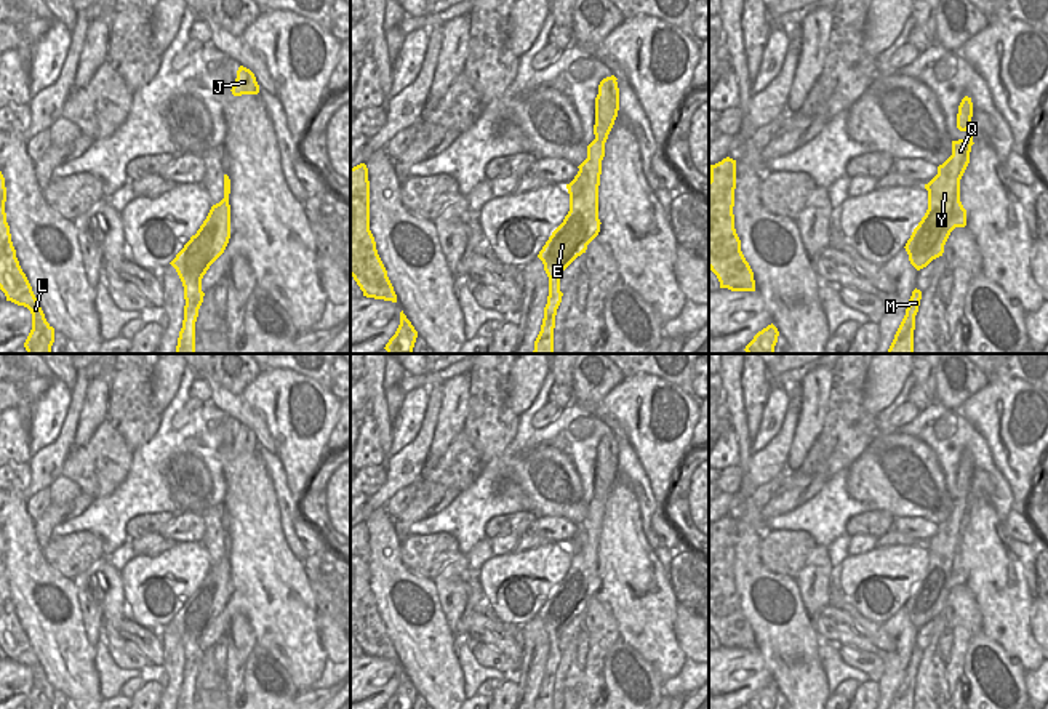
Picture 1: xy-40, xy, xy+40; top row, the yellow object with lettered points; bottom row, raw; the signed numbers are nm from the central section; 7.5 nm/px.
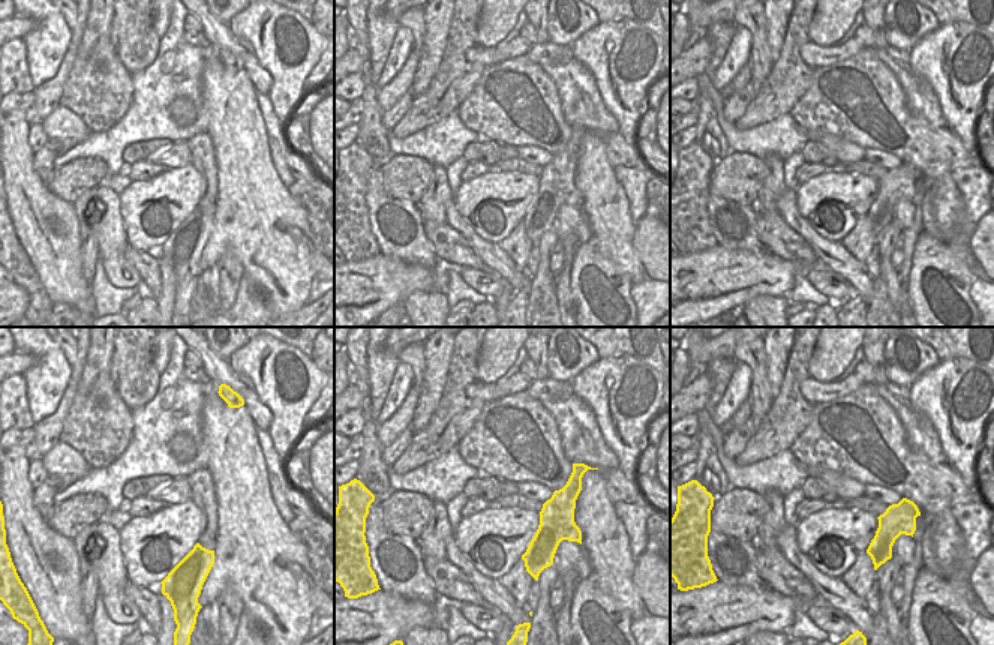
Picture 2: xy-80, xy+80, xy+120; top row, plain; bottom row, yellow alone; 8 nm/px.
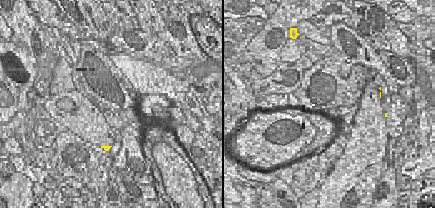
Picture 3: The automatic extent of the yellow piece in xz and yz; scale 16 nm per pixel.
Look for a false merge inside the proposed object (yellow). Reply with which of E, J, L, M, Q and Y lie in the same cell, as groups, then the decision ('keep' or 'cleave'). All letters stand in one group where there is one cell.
E J L M Q Y | keep

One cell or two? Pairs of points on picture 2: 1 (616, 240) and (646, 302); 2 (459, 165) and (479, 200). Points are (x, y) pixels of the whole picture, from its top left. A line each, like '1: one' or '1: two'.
1: two
2: two

